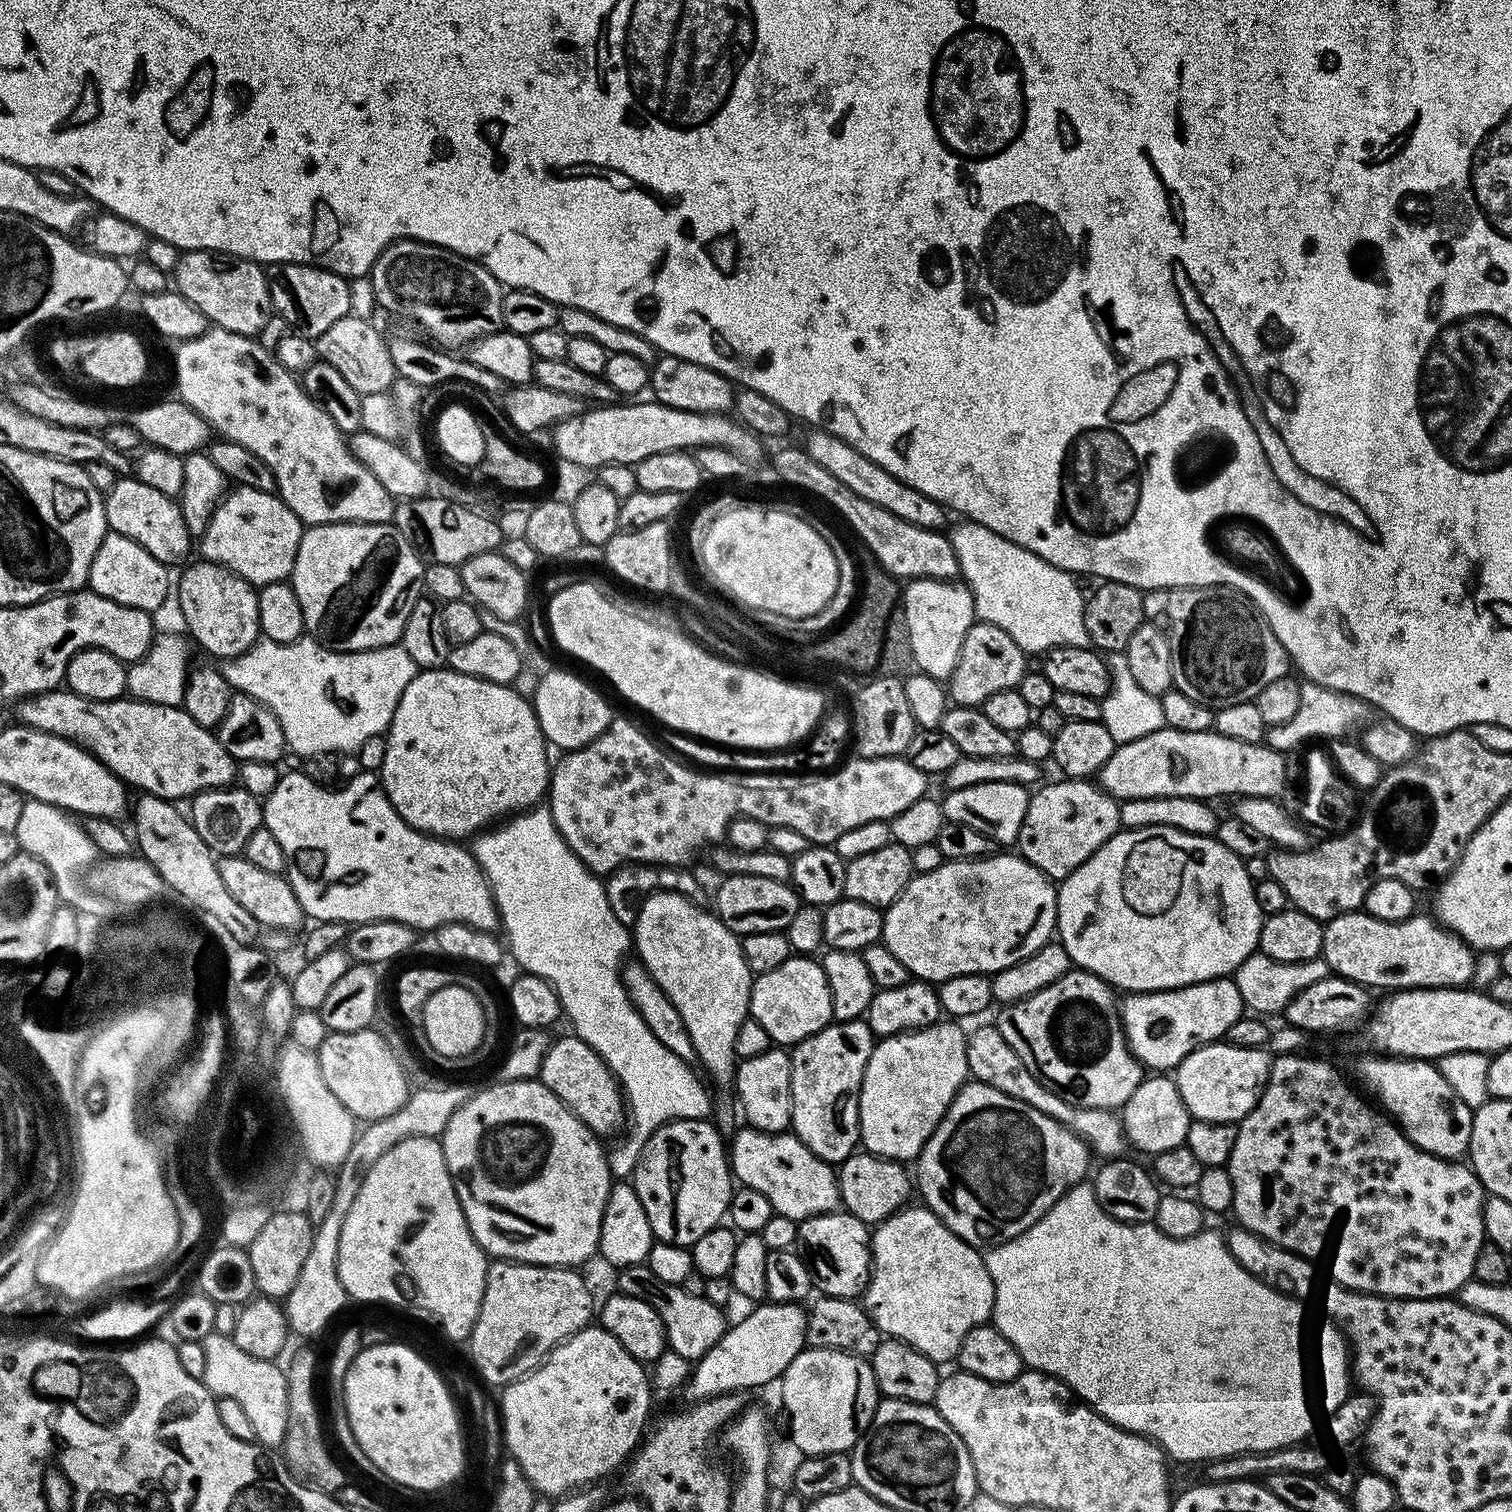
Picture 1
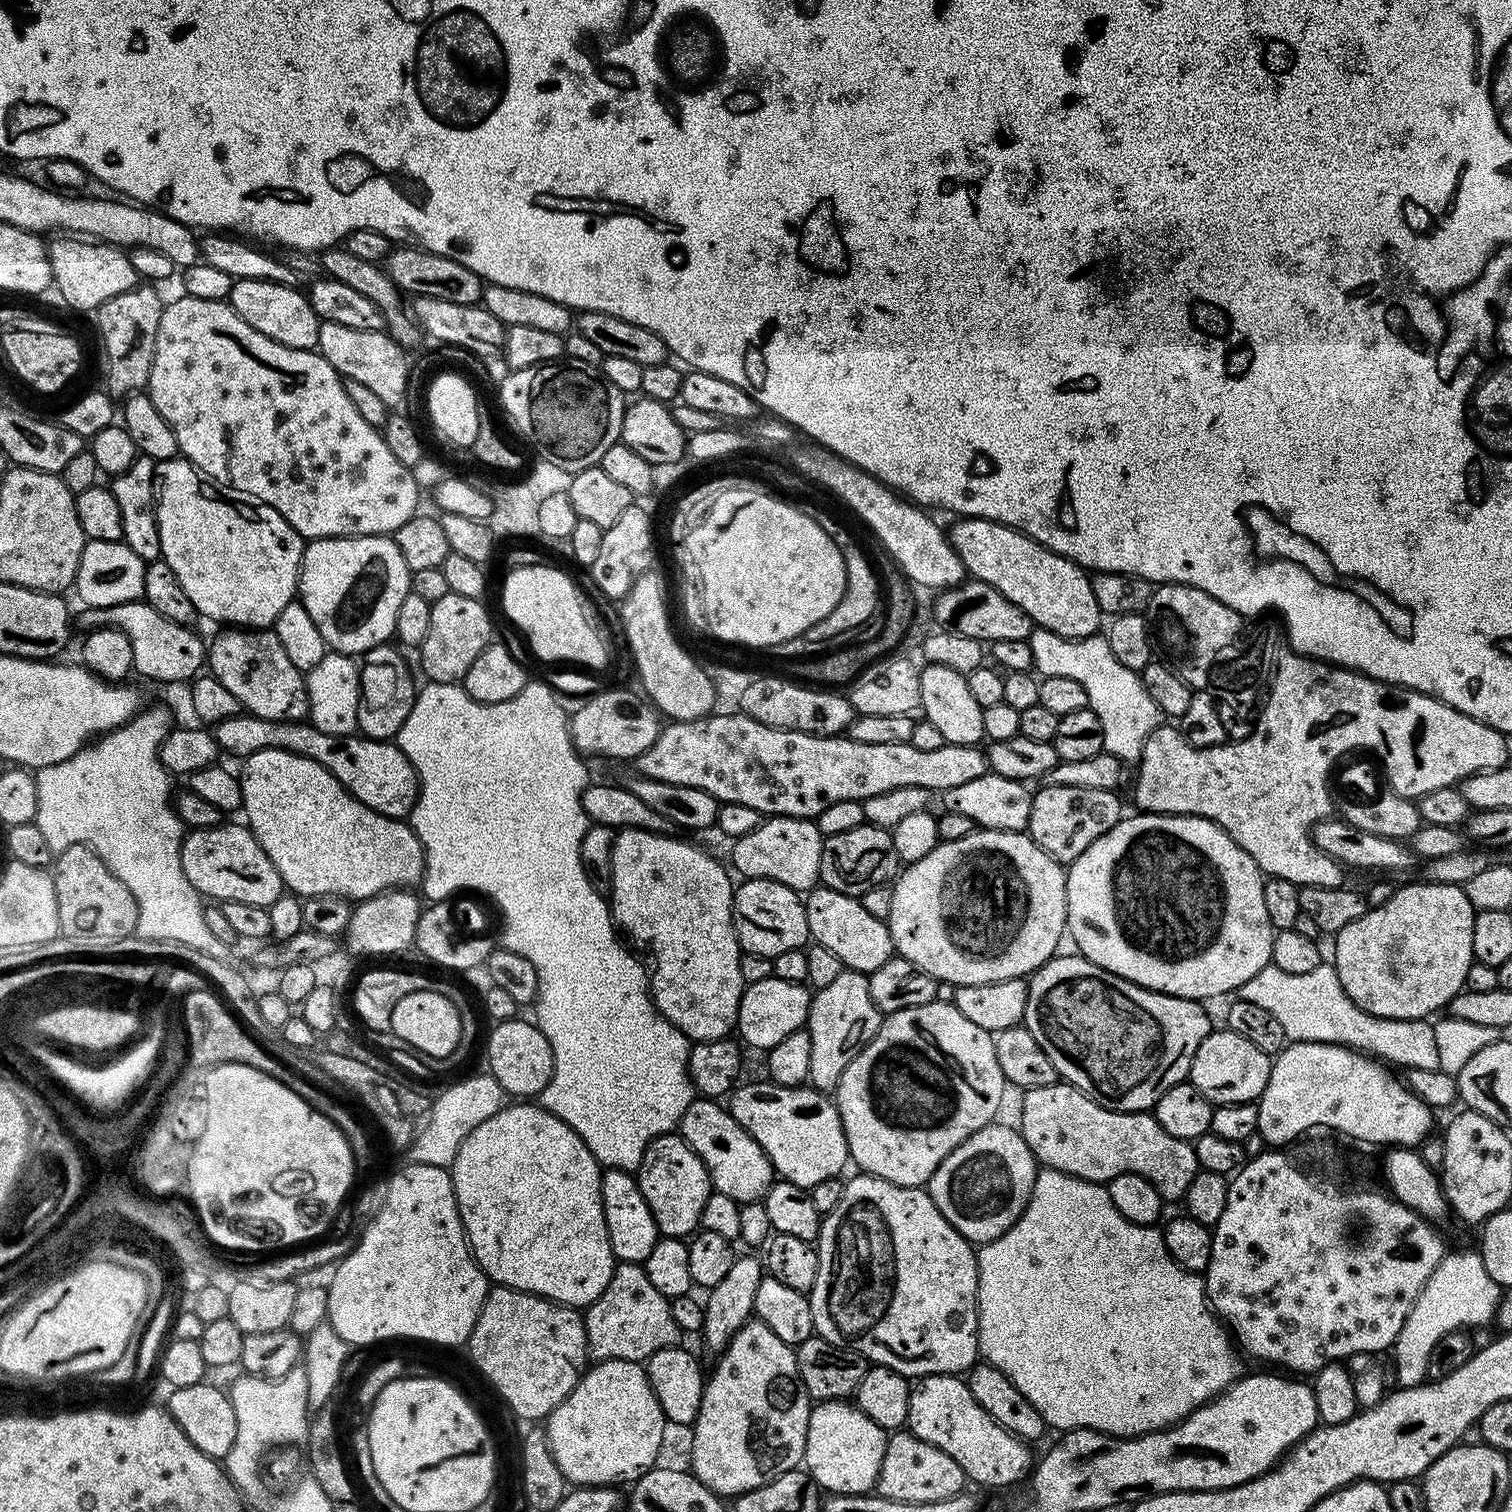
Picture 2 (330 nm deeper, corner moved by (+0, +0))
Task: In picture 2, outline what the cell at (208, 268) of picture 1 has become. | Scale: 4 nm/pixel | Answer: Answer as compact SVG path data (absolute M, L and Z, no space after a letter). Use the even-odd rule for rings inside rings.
M237 280L233 283L227 303L258 334L266 334L274 342L294 350L312 350L318 342L321 319L310 306L307 295L299 287L282 286L265 280Z

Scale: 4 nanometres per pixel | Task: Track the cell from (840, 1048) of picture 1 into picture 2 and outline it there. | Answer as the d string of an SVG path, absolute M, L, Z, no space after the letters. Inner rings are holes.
M846 970L830 986L819 989L812 997L806 1025L810 1034L810 1074L808 1084L825 1094L835 1093L838 1082L857 1056L876 1037L882 1014L870 998L868 976Z

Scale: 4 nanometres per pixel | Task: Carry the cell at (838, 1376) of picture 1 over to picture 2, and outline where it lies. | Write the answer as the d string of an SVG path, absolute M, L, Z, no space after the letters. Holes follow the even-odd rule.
M847 1399L813 1403L806 1430L806 1450L802 1461L809 1476L825 1493L837 1496L863 1496L871 1493L882 1470L889 1433L878 1422L866 1418Z

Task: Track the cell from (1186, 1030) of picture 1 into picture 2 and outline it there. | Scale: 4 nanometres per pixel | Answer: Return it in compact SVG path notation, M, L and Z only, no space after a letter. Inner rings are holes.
M1057 954L1036 969L1028 980L1028 997L1023 1027L1034 1034L1034 1042L1046 1050L1046 1058L1054 1066L1061 1081L1075 1086L1103 1108L1115 1112L1146 1112L1176 1084L1185 1083L1192 1070L1192 1059L1198 1046L1213 1031L1214 1024L1208 1017L1203 1003L1181 996L1168 996L1138 986L1121 976L1102 970L1084 956Z

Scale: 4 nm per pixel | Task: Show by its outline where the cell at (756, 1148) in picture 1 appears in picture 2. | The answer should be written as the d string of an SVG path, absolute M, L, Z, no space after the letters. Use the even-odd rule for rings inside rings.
M712 1098L693 1099L686 1114L682 1114L678 1132L694 1150L694 1154L702 1158L715 1191L734 1198L740 1204L748 1204L751 1200L760 1200L772 1187L772 1164L766 1158L762 1146L758 1146L758 1142L750 1138L745 1128L738 1126L723 1103Z

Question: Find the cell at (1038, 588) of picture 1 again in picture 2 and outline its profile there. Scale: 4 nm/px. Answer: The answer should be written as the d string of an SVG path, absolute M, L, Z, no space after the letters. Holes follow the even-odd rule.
M1033 627L1027 642L1032 651L1032 667L1041 677L1065 676L1082 682L1088 707L1098 714L1098 722L1102 722L1104 751L1125 762L1139 761L1146 738L1150 738L1155 728L1161 727L1162 717L1158 706L1154 706L1154 698L1146 694L1139 675L1126 670L1126 666L1114 658L1110 642L1106 642L1103 634L1071 640L1045 628Z

